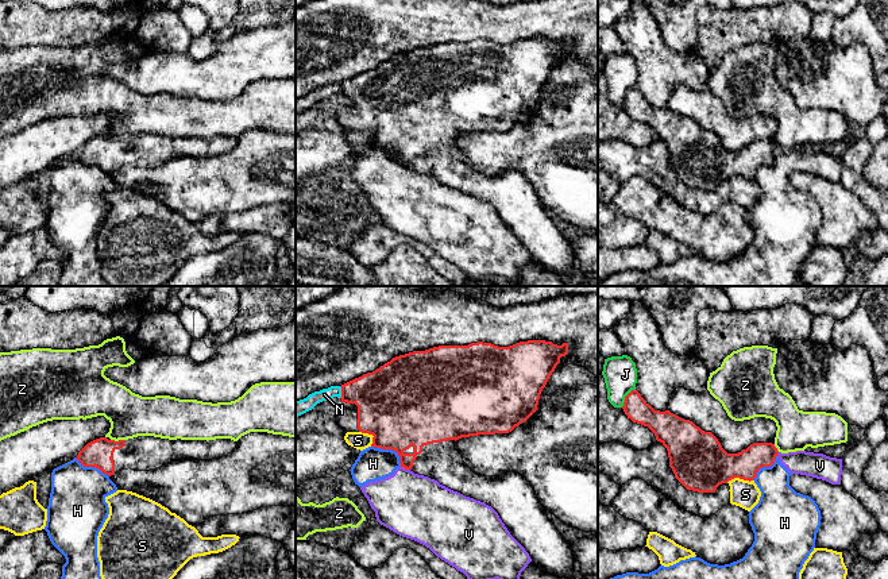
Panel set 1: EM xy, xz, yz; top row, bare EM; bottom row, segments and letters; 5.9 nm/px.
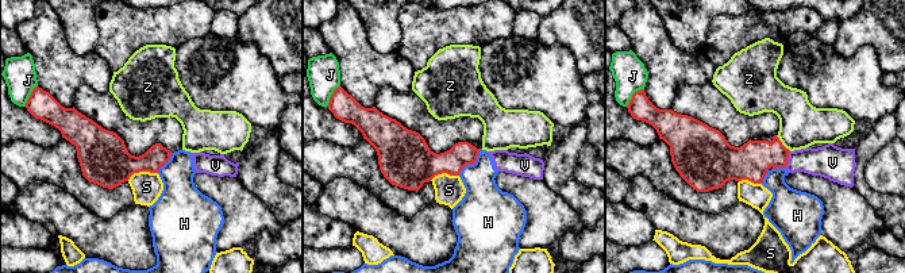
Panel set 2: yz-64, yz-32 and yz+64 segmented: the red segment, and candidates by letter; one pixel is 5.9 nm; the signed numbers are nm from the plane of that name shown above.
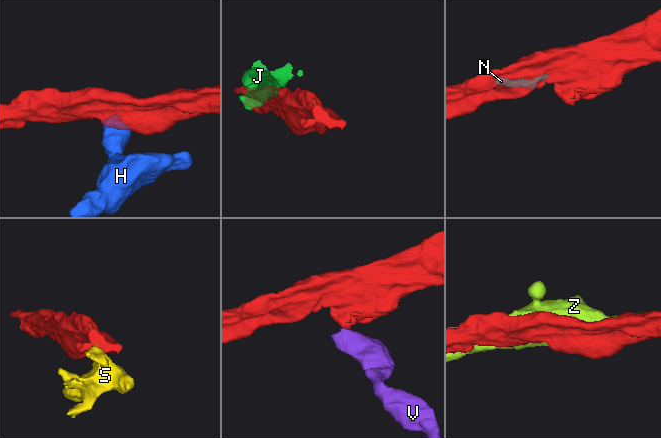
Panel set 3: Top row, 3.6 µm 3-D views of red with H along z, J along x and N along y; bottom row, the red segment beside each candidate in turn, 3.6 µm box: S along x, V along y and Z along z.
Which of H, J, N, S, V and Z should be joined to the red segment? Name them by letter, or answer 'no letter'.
no letter

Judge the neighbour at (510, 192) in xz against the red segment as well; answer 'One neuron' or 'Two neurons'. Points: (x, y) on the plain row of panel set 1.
One neuron

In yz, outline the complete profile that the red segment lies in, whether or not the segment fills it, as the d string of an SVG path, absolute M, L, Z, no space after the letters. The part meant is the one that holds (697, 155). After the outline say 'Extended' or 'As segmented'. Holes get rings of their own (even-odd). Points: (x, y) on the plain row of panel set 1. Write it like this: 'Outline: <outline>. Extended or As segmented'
Outline: M632 88L622 104L628 116L648 124L668 148L669 165L675 175L687 186L698 190L714 190L722 181L734 175L754 178L762 165L771 165L779 153L772 140L753 140L738 151L727 151L711 130L704 130L692 119L684 117L669 108L655 108L637 88Z. As segmented

